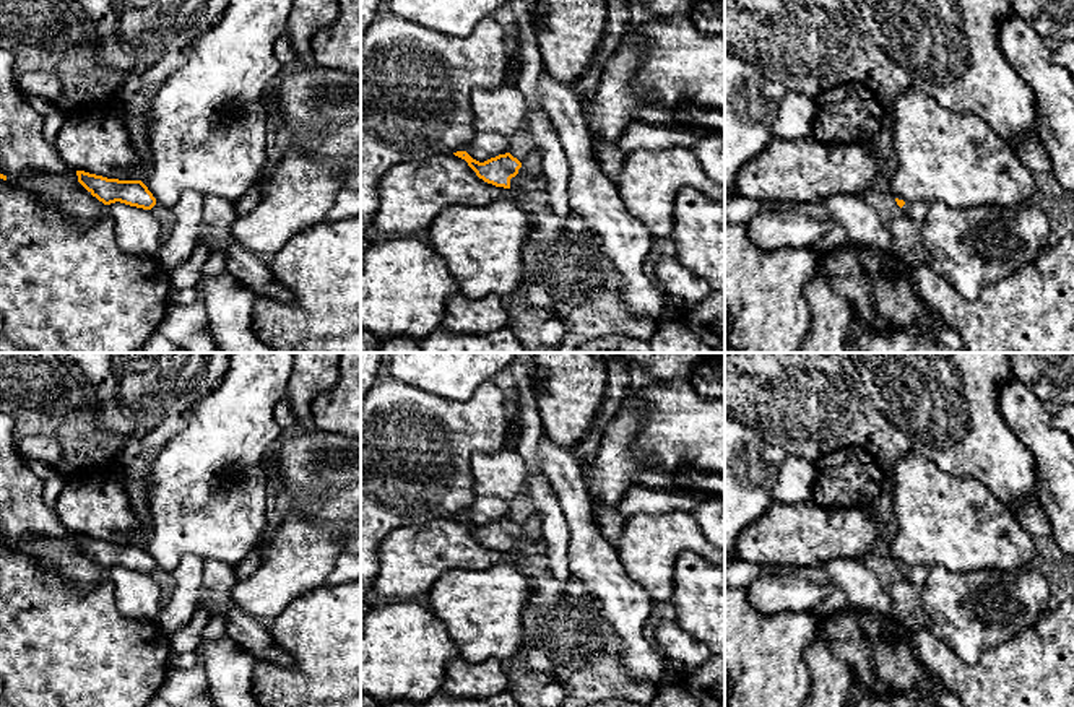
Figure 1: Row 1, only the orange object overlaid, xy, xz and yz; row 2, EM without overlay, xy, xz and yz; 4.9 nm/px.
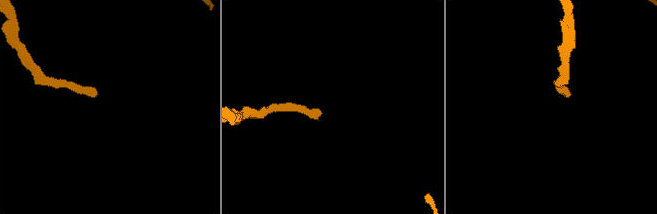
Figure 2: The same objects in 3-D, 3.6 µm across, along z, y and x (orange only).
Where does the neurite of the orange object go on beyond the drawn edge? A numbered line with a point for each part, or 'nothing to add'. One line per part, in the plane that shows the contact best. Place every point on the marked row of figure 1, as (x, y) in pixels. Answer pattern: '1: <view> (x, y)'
1: xz (527, 184)

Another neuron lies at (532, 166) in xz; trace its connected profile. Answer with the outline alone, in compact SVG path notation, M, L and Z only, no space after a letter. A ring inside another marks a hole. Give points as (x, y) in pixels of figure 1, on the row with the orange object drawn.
M536 146L522 161L520 176L522 177L543 177L541 154Z

